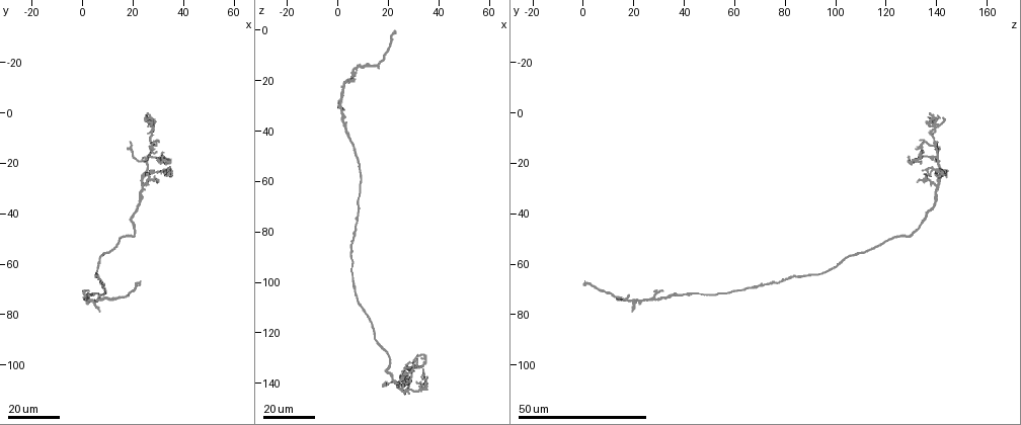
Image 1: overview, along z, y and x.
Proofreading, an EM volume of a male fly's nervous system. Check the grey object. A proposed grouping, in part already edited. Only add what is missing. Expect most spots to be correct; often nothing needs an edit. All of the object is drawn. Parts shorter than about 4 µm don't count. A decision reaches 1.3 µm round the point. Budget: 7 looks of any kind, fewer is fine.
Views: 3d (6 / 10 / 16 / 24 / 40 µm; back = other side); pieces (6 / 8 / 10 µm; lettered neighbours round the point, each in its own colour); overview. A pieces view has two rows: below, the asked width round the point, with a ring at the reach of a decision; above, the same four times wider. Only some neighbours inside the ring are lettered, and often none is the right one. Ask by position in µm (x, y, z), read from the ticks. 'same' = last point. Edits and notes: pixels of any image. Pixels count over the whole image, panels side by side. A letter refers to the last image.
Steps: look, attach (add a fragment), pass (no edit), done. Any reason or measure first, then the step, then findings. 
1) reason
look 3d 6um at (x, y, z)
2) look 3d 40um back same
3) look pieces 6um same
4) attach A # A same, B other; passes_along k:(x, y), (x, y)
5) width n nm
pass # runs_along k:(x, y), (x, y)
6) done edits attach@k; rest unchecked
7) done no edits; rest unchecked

free end
look 3d 16um at (26, 24, 136)

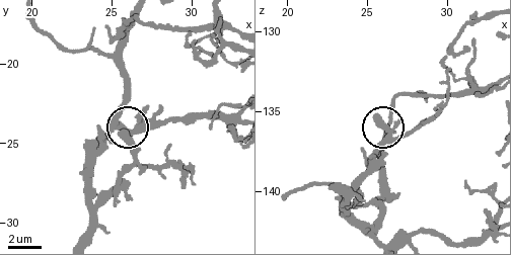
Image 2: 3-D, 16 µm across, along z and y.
what lies round it
look pieces 10um at (25.7, 24.5, 135.2)

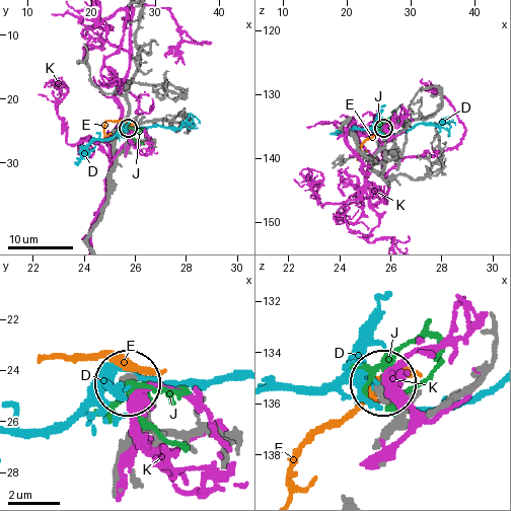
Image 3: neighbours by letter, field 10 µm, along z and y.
pass # D other, E other, J other, K other; runs_along 3:(380, 438), (399, 414), (382, 387); no lettered fragment goes on from it

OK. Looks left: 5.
branch stops here
look 3d 24um at (25, 1, 137)

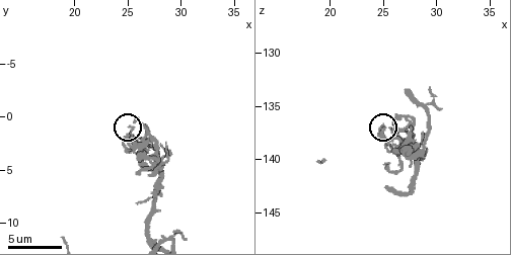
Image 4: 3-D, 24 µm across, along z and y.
look pieces 6um at (25.6, 0.6, 137.2)

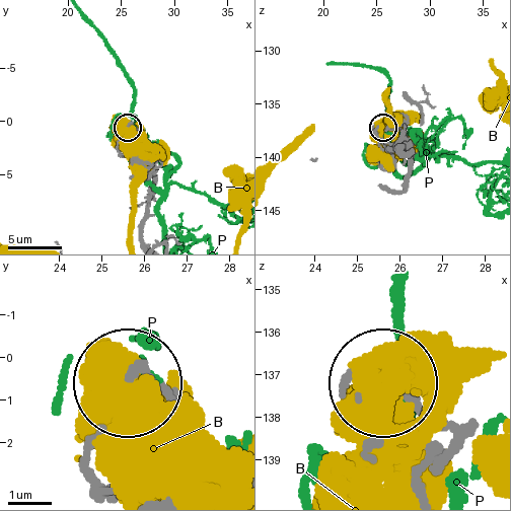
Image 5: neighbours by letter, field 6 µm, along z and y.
pass # B other, P other; no lettered fragment goes on from it

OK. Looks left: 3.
an open end
look 3d 24um at (2, 71, 32)

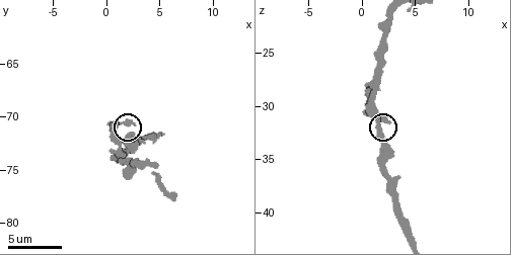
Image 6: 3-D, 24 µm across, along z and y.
look 3d 10um at (2.4, 70.8, 31.6)

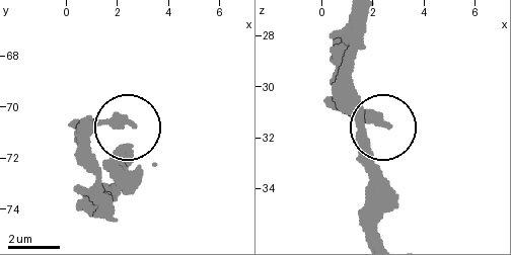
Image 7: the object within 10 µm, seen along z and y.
look pieces 10um at (2.6, 70.7, 31.6)

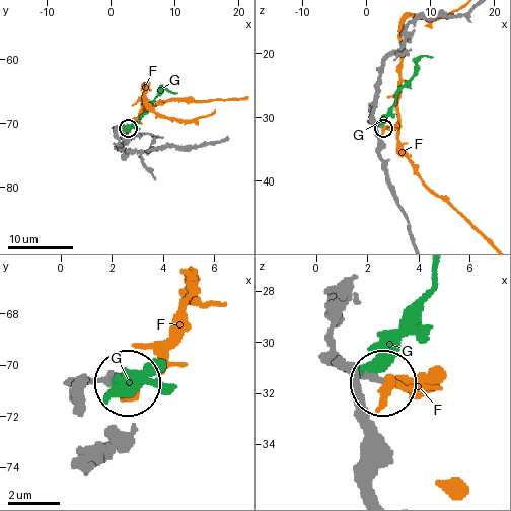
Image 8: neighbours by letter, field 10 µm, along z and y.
pass # F other, G other; runs_along 8:(347, 294), (330, 331), (332, 344), (379, 381); none of them fits

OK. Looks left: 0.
done no edits; rest unchecked

